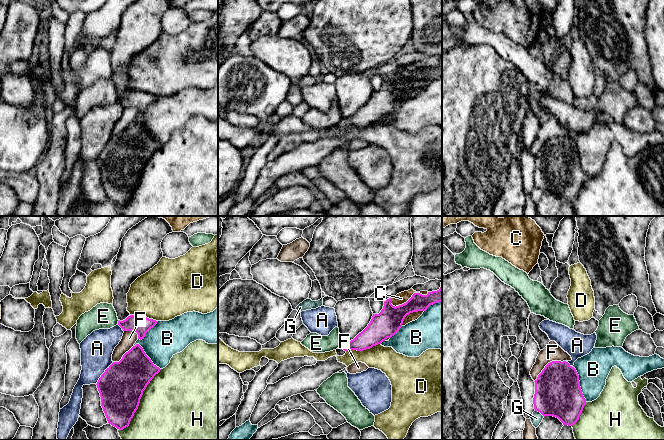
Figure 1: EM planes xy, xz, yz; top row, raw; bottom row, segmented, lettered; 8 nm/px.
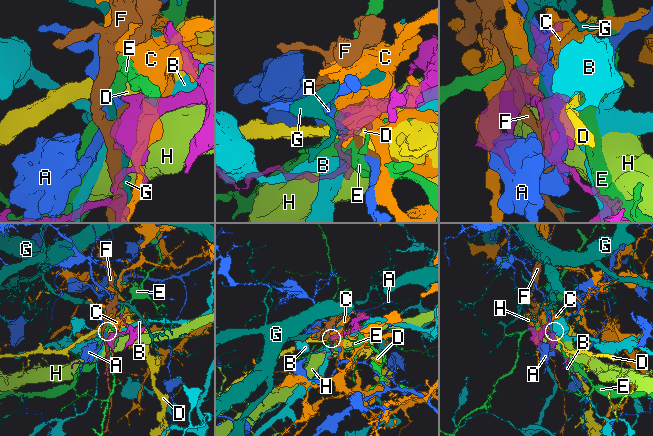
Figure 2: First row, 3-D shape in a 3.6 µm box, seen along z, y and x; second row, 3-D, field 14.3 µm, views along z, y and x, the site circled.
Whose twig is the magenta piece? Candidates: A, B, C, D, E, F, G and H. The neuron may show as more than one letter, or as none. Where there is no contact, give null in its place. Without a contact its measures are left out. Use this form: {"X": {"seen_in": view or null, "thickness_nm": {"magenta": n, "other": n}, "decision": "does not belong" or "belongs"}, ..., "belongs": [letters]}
{"A": {"seen_in": "xy", "thickness_nm": {"magenta": 360, "other": 260}, "decision": "does not belong"}, "B": {"seen_in": "yz", "thickness_nm": {"magenta": 360, "other": 260}, "decision": "does not belong"}, "C": {"seen_in": "xz", "thickness_nm": {"magenta": 200, "other": 90}, "decision": "does not belong"}, "D": {"seen_in": "xz", "thickness_nm": {"magenta": 200, "other": 200}, "decision": "does not belong"}, "E": {"seen_in": "xz", "thickness_nm": {"magenta": 160, "other": 150}, "decision": "does not belong"}, "F": {"seen_in": "yz", "thickness_nm": {"magenta": 360, "other": 140}, "decision": "does not belong"}, "G": {"seen_in": "yz", "thickness_nm": {"magenta": 360, "other": 100}, "decision": "does not belong"}, "H": {"seen_in": "xy", "thickness_nm": {"magenta": 360, "other": 500}, "decision": "does not belong"}, "belongs": []}

